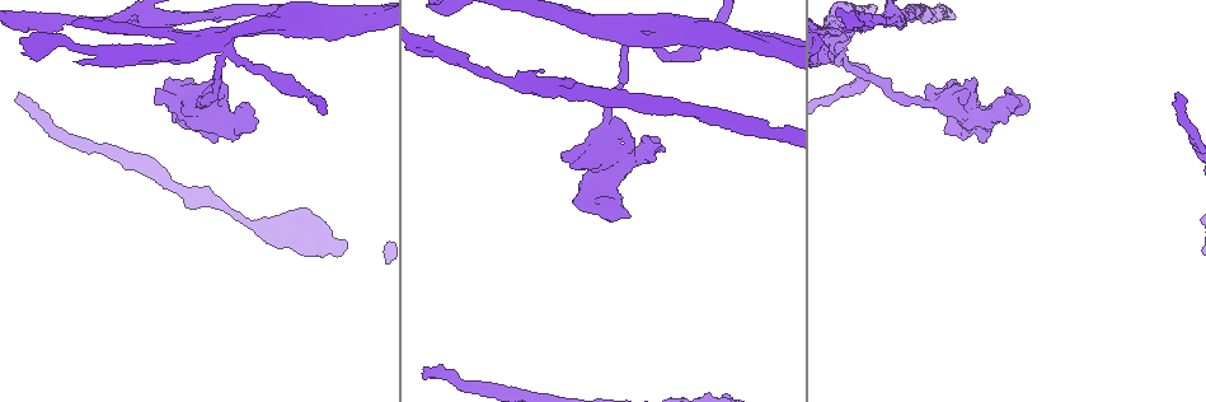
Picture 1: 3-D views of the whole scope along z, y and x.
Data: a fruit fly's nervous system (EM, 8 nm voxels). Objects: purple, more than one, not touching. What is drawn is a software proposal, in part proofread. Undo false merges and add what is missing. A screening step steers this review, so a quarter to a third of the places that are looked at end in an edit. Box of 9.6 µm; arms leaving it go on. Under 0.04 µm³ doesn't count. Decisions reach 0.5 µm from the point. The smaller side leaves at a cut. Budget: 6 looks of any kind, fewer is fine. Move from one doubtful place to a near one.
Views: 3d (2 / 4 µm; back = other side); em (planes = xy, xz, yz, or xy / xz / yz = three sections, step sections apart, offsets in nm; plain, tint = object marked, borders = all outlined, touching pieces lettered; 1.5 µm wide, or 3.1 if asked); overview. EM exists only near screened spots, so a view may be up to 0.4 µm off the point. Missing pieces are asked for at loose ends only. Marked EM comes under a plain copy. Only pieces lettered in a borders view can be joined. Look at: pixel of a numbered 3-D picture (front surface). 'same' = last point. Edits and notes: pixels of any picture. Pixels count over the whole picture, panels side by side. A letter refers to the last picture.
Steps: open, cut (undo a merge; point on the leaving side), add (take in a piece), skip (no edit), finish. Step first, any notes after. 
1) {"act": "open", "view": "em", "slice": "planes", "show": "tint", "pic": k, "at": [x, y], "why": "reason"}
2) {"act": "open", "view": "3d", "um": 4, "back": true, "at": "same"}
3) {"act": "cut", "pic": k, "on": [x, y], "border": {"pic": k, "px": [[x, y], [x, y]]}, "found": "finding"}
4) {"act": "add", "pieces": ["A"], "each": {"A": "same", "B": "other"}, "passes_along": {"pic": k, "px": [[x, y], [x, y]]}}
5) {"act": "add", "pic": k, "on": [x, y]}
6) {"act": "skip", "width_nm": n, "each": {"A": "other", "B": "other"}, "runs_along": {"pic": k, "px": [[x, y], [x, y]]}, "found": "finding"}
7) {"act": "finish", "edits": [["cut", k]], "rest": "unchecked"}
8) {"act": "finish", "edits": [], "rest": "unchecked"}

{"act": "open", "view": "em", "slice": "planes", "show": "borders", "pic": 1, "at": [1180, 100], "why": "long arm stops here"}

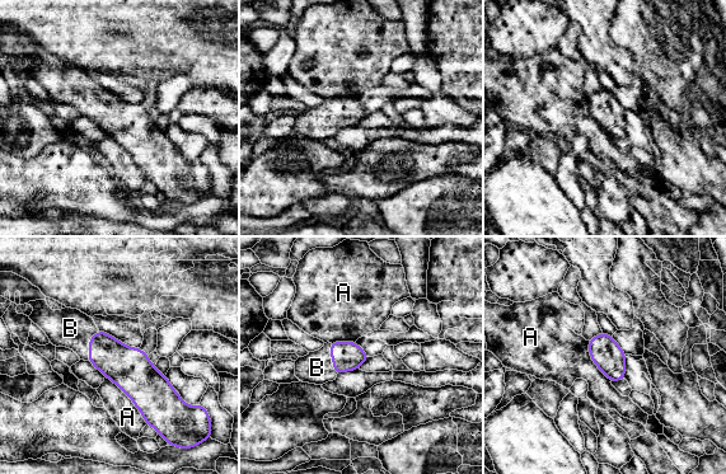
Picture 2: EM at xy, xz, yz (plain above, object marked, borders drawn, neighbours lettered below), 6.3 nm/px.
{"act": "add", "pic": 2, "on": [70, 328], "each": {"A": "other", "B": "same"}, "found": "the cell continues"}

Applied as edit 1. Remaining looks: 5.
{"act": "open", "view": "overview"}

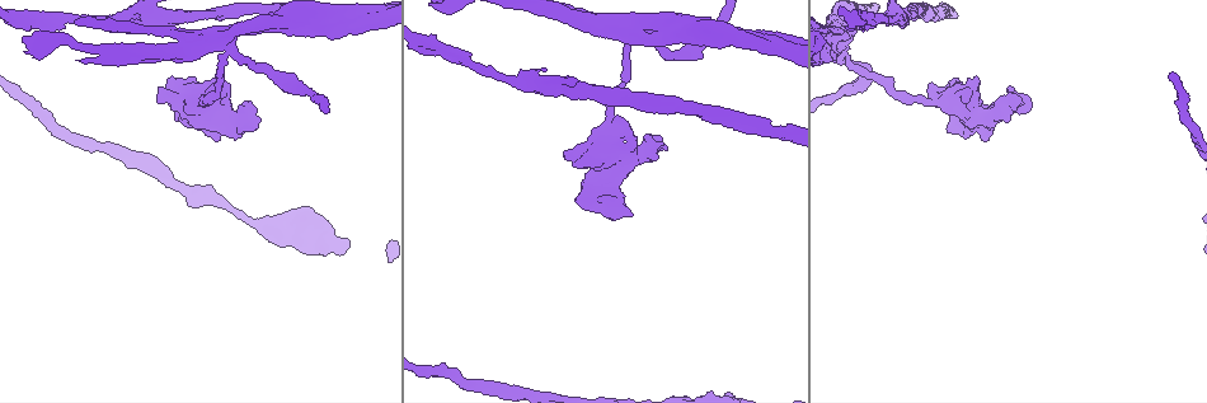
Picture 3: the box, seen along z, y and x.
{"act": "open", "view": "3d", "um": 2, "pic": 3, "at": [577, 163], "why": "thick end"}

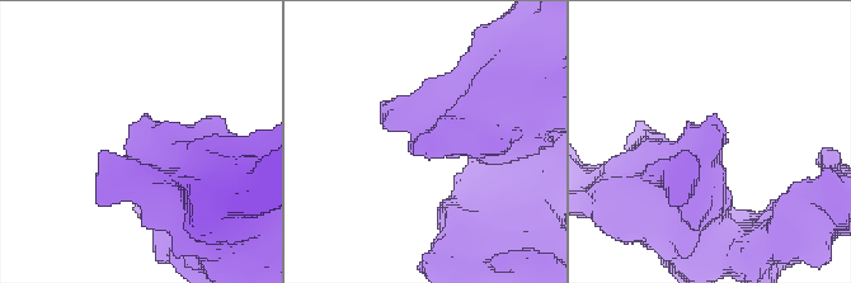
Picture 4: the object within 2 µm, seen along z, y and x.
{"act": "open", "view": "em", "slice": "yz", "step": 4, "show": "tint", "pic": 4, "at": [415, 150], "why": "shape alone is not enough"}

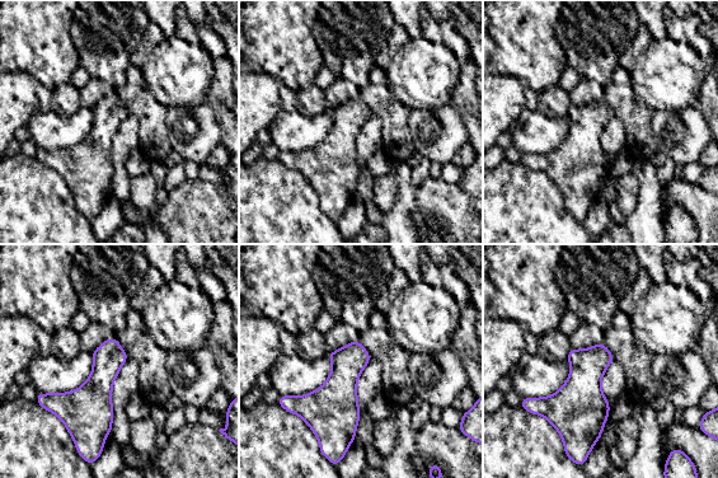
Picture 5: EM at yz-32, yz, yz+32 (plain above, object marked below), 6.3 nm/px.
{"act": "open", "view": "em", "slice": "planes", "show": "borders", "at": "same"}

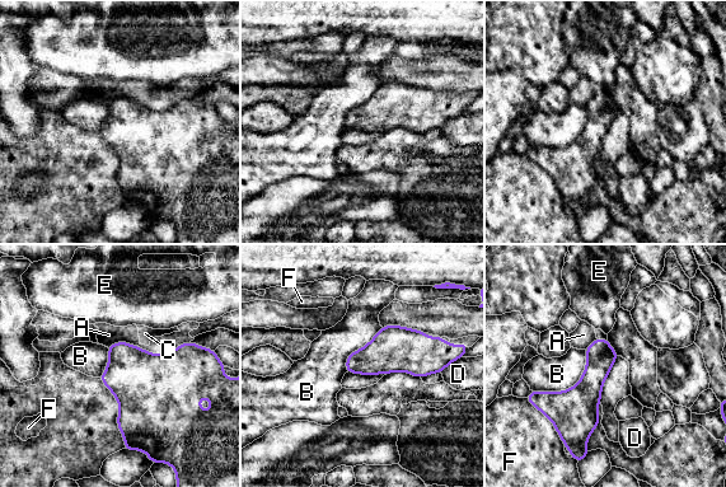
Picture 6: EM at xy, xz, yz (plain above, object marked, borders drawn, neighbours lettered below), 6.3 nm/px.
{"act": "skip", "each": {"A": "other", "B": "other", "C": "other", "D": "other", "E": "other", "F": "other"}, "found": "none of them fits"}

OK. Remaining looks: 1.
{"act": "open", "view": "em", "slice": "planes", "show": "borders", "pic": 3, "at": [565, 87], "why": "abrupt turn"}

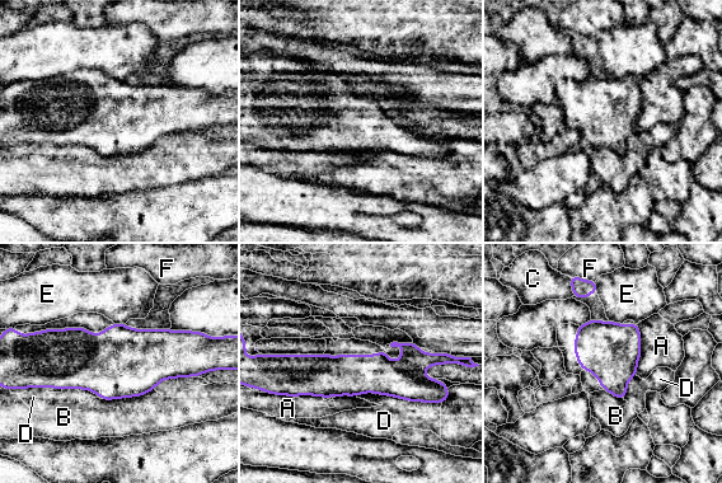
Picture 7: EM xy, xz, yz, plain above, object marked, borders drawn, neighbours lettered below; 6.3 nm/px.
{"act": "skip", "each": {"A": "other", "B": "other", "C": "other", "D": "other", "E": "other", "F": "other"}, "found": "continuous, no second cell"}

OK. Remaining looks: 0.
{"act": "finish", "edits": [["add", 2]], "rest": "unchecked"}

